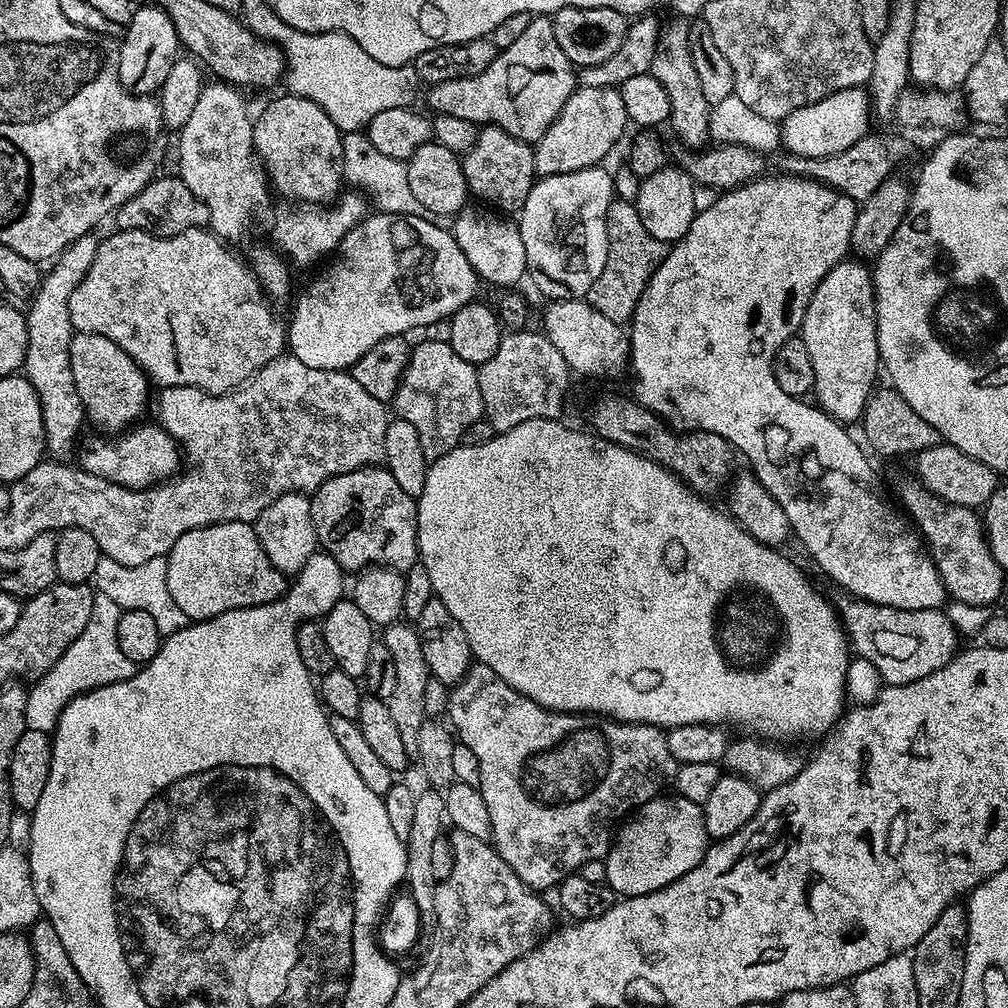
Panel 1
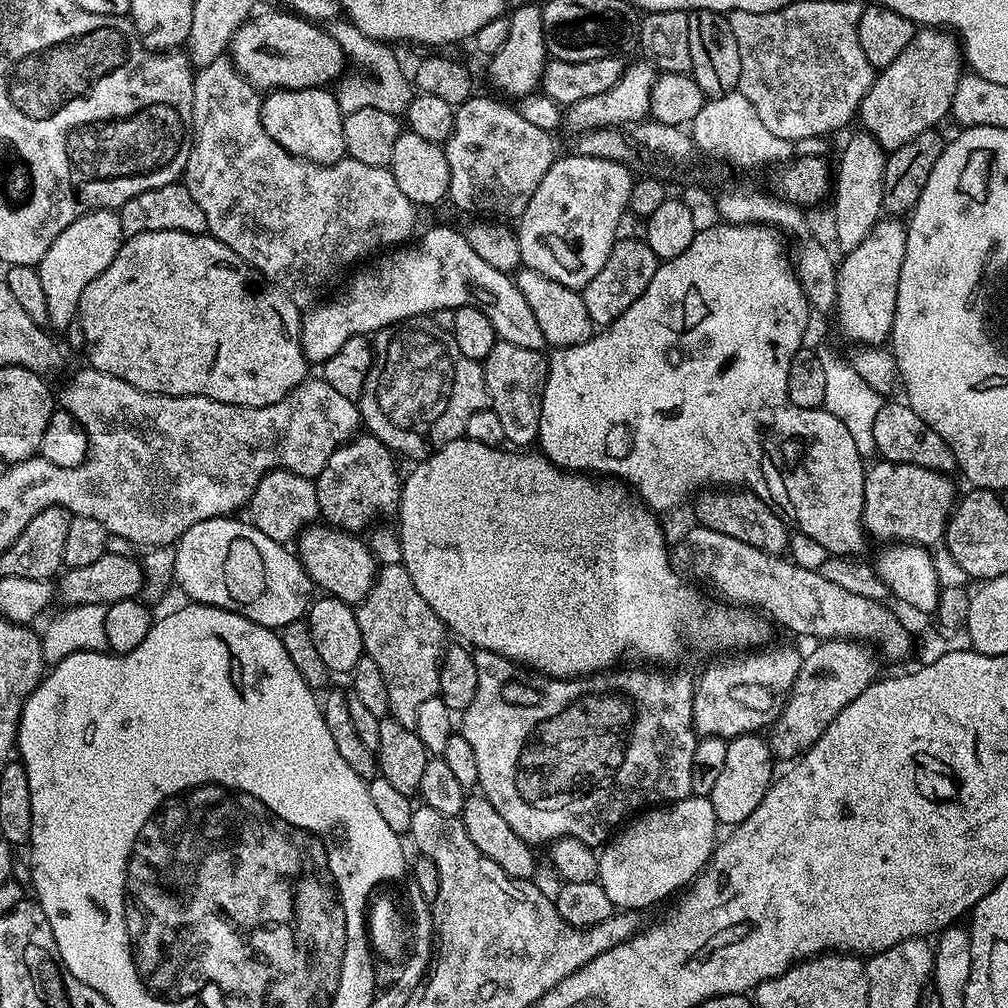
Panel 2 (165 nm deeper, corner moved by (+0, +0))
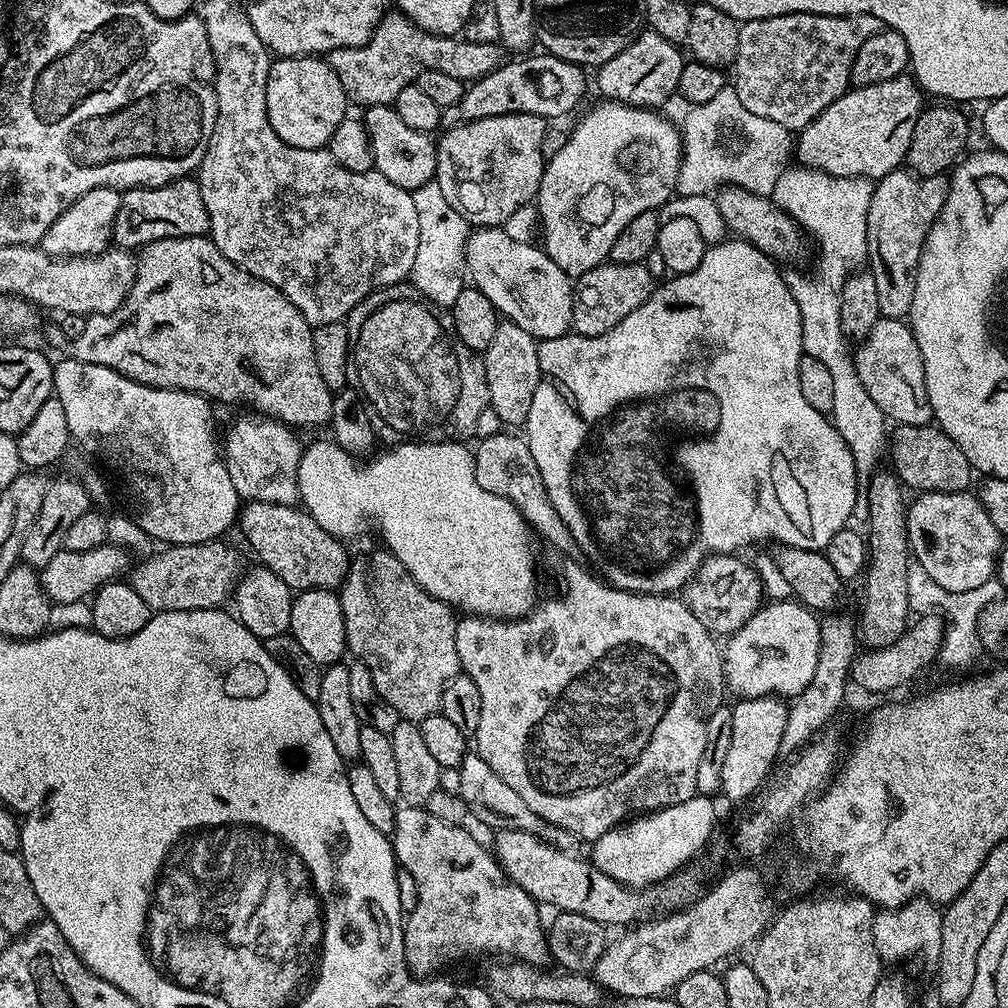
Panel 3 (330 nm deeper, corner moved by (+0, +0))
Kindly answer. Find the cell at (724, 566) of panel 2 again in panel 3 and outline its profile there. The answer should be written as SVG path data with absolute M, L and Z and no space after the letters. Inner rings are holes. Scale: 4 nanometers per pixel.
M736 554L708 556L682 589L684 605L717 638L727 638L736 632L762 606L764 586L759 572L751 563L743 564Z

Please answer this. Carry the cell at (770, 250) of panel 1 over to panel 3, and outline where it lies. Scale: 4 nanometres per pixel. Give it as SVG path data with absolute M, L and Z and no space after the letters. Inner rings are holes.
M725 238L720 244L705 247L702 262L698 262L698 266L694 266L694 270L690 270L681 276L673 275L668 278L672 280L666 281L661 288L660 285L653 287L650 298L646 302L642 302L642 306L638 306L638 310L626 314L626 318L622 318L622 322L618 322L618 326L614 326L614 330L606 330L606 334L598 334L597 336L569 334L537 343L540 381L538 382L538 390L534 390L534 402L530 402L526 439L538 464L539 473L542 474L542 480L545 483L554 510L558 512L562 522L569 527L570 533L574 536L574 541L578 542L578 546L581 547L584 560L587 563L592 563L593 566L591 565L591 567L613 588L621 588L627 592L641 592L647 596L676 594L692 579L693 574L700 568L700 563L708 556L736 554L741 551L739 548L744 548L747 544L756 544L759 540L768 539L777 540L775 542L777 545L789 548L822 550L830 542L830 538L834 538L834 534L838 534L838 530L842 530L851 521L848 519L851 518L852 511L856 508L856 483L858 483L855 460L850 454L846 442L842 442L842 434L838 434L838 430L832 425L831 419L825 413L814 410L814 406L810 406L810 402L806 402L806 397L803 396L802 389L798 386L798 362L800 357L804 355L802 314L798 310L798 302L794 302L794 298L790 294L788 283L784 281L784 272L781 269L776 269L776 267L778 267L777 261L768 256L766 252L756 248L755 245L744 239Z

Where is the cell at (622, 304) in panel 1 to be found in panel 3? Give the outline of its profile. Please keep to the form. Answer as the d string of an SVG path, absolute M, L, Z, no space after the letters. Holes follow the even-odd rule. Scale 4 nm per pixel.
M605 262L586 274L575 277L572 293L572 332L577 336L597 336L614 330L626 314L638 310L650 298L654 281L648 273L649 265L614 264Z

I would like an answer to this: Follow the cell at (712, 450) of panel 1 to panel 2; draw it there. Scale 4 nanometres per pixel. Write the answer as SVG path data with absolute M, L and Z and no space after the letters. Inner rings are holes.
M747 490L721 492L724 492L721 496L700 494L695 497L695 500L697 499L695 523L699 527L718 530L718 534L726 534L729 538L738 538L738 542L746 542L746 546L754 546L771 556L783 557L787 553L790 528L782 519L781 513Z

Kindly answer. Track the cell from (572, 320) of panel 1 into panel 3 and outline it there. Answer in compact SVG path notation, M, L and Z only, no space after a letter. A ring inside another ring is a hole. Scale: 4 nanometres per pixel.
M503 227L476 228L465 246L464 256L471 283L478 290L482 290L482 294L486 294L490 302L494 302L497 313L505 321L522 326L522 330L535 336L537 341L553 340L572 332L573 281L548 257L543 247L535 243L514 242L514 238L510 238L510 234L506 234Z

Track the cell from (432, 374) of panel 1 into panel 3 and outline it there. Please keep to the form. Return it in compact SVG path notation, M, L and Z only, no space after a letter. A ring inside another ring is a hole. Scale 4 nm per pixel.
M423 299L416 300L392 300L389 304L384 304L381 308L376 308L360 324L360 333L354 336L354 376L360 379L358 383L359 391L370 409L371 417L377 425L378 436L382 441L388 442L423 442L425 444L439 444L441 442L464 442L467 436L470 438L476 436L476 427L478 418L481 417L482 410L488 407L488 383L486 382L486 370L484 361L477 353L468 349L465 344L458 338L454 326L447 319L444 320L439 316L432 304L425 302Z

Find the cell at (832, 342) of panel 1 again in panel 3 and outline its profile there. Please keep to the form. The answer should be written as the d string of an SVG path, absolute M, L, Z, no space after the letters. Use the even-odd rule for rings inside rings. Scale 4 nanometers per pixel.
M897 170L875 181L868 211L868 260L876 260L881 317L904 320L911 313L916 285L916 267L924 239L946 202L948 180L944 176L917 176L911 170Z

